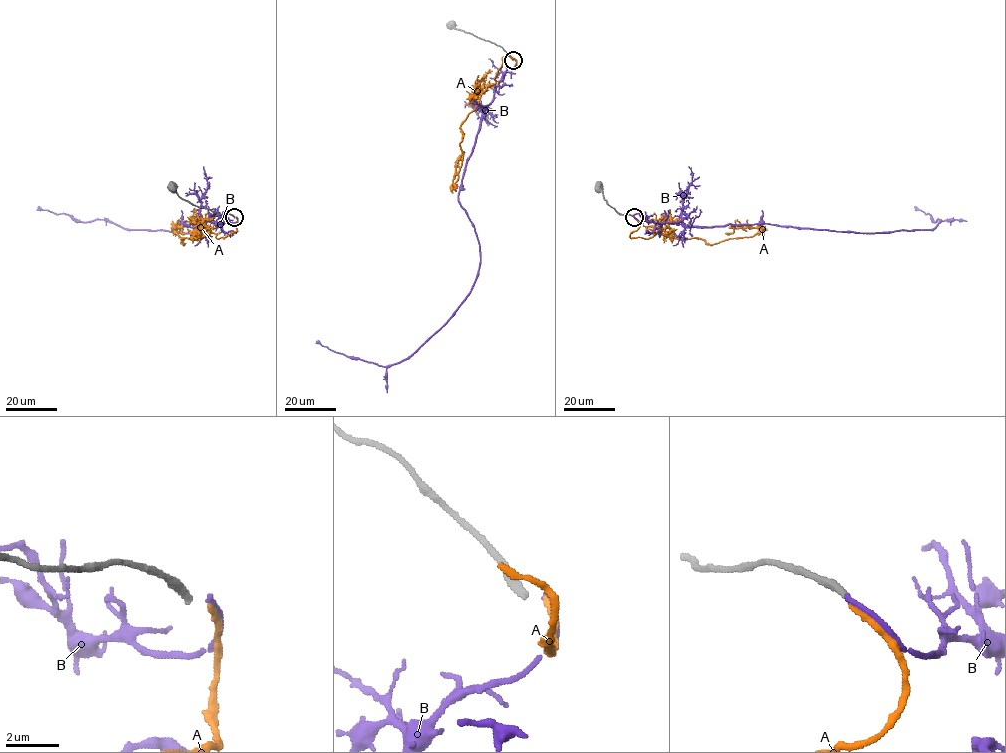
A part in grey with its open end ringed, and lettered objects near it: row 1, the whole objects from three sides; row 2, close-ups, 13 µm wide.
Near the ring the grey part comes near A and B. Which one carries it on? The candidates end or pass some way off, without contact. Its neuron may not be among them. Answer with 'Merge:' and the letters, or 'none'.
Merge: none

